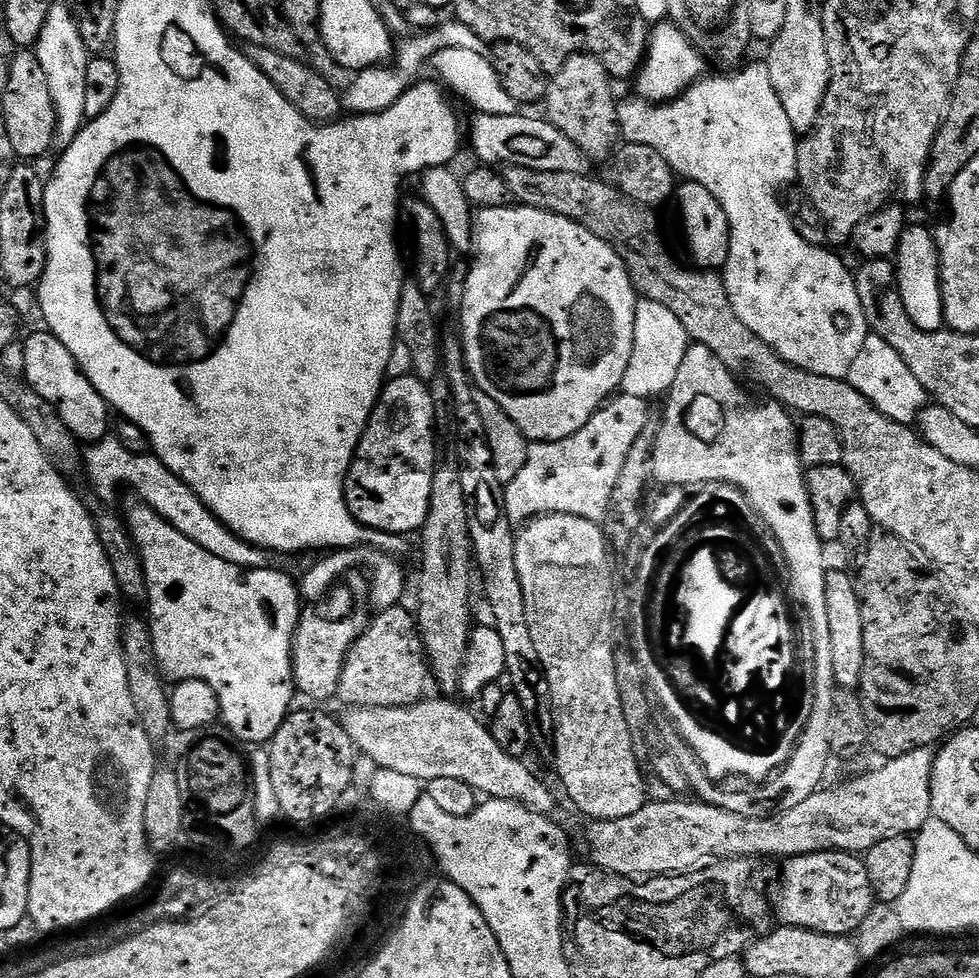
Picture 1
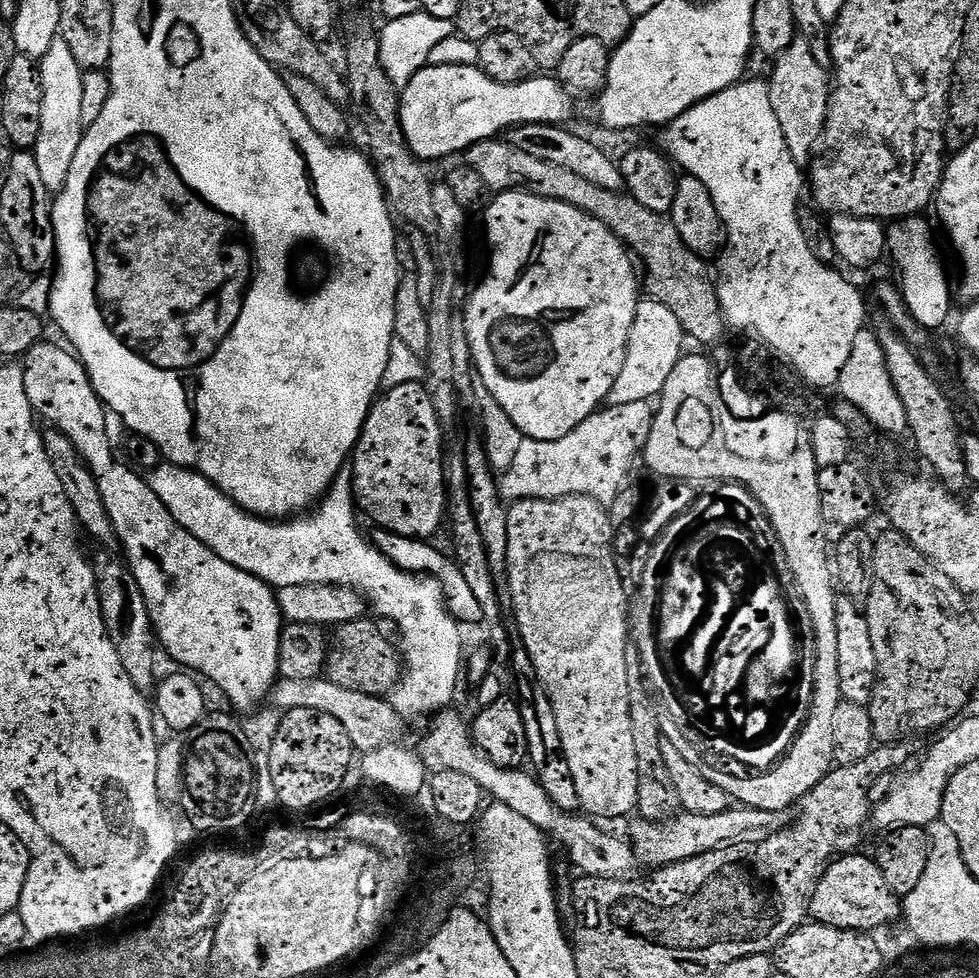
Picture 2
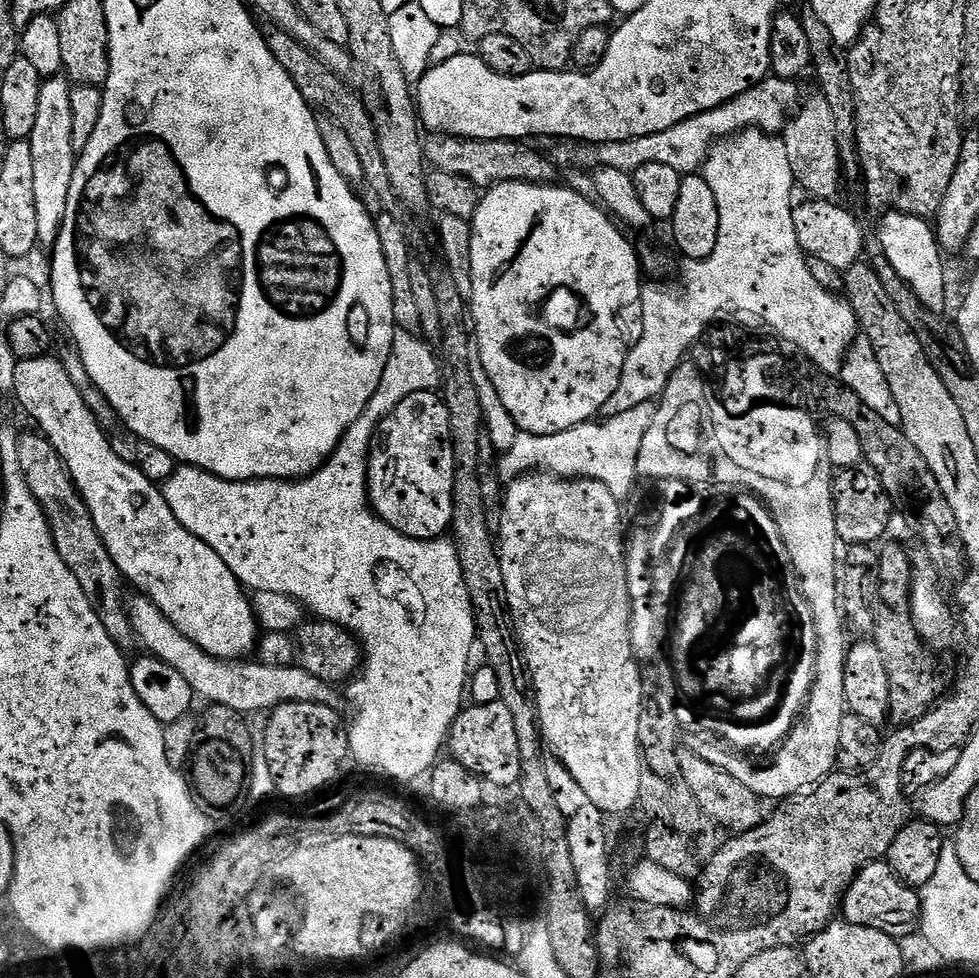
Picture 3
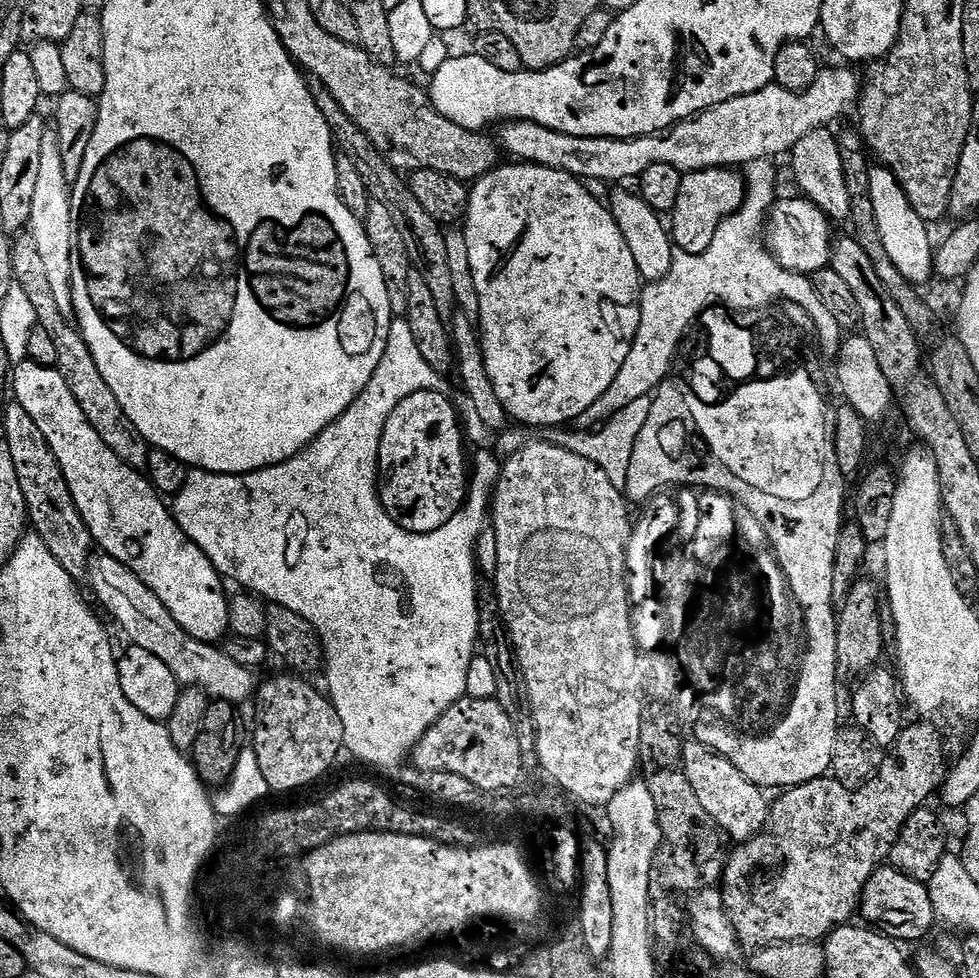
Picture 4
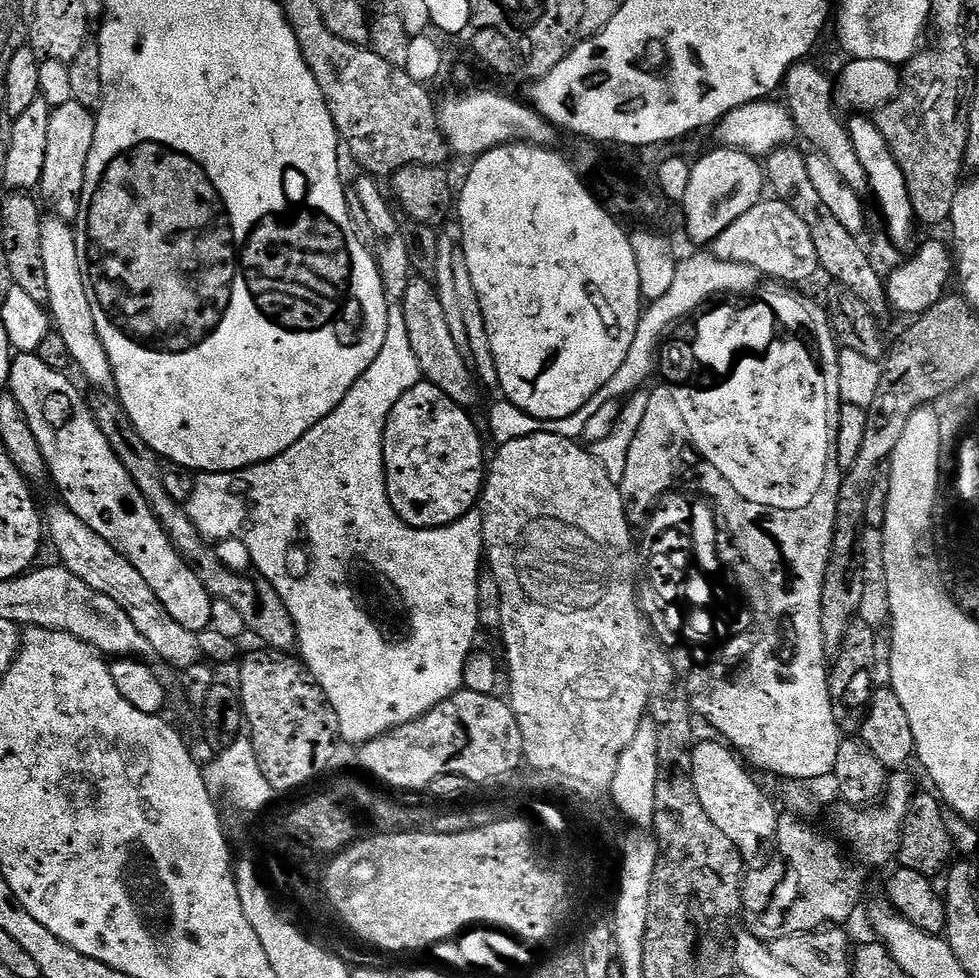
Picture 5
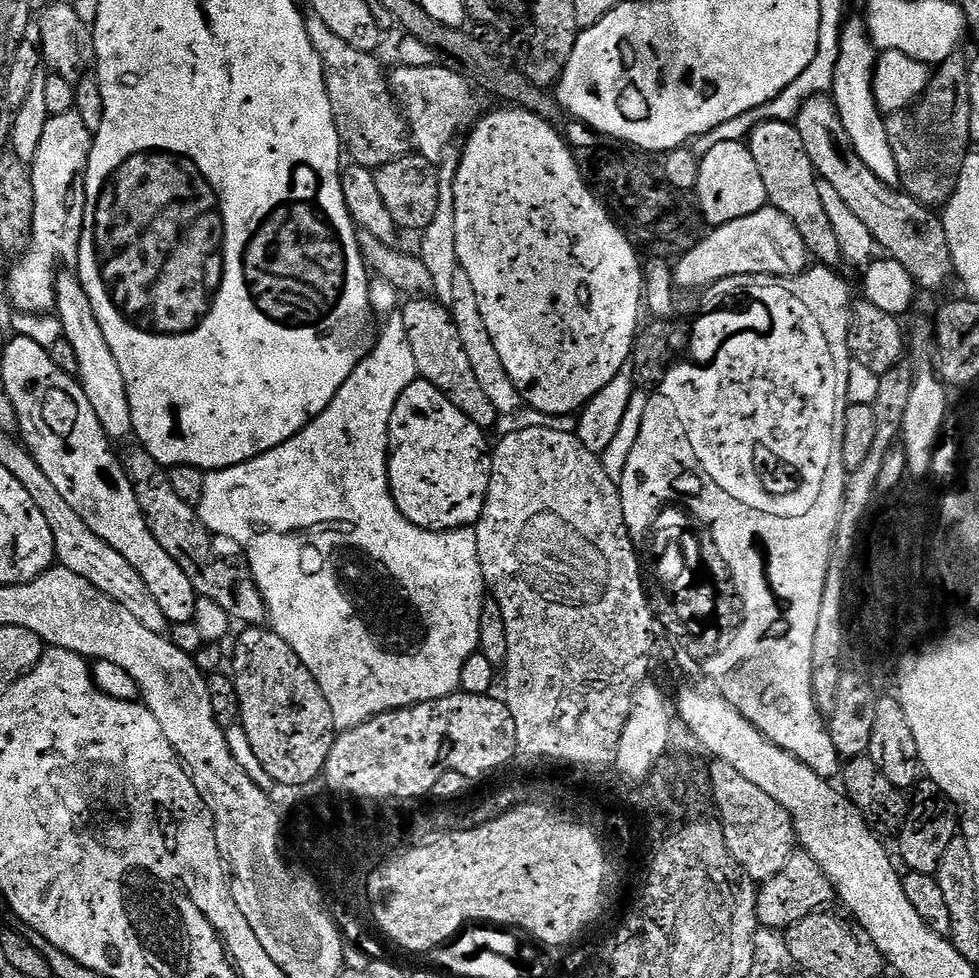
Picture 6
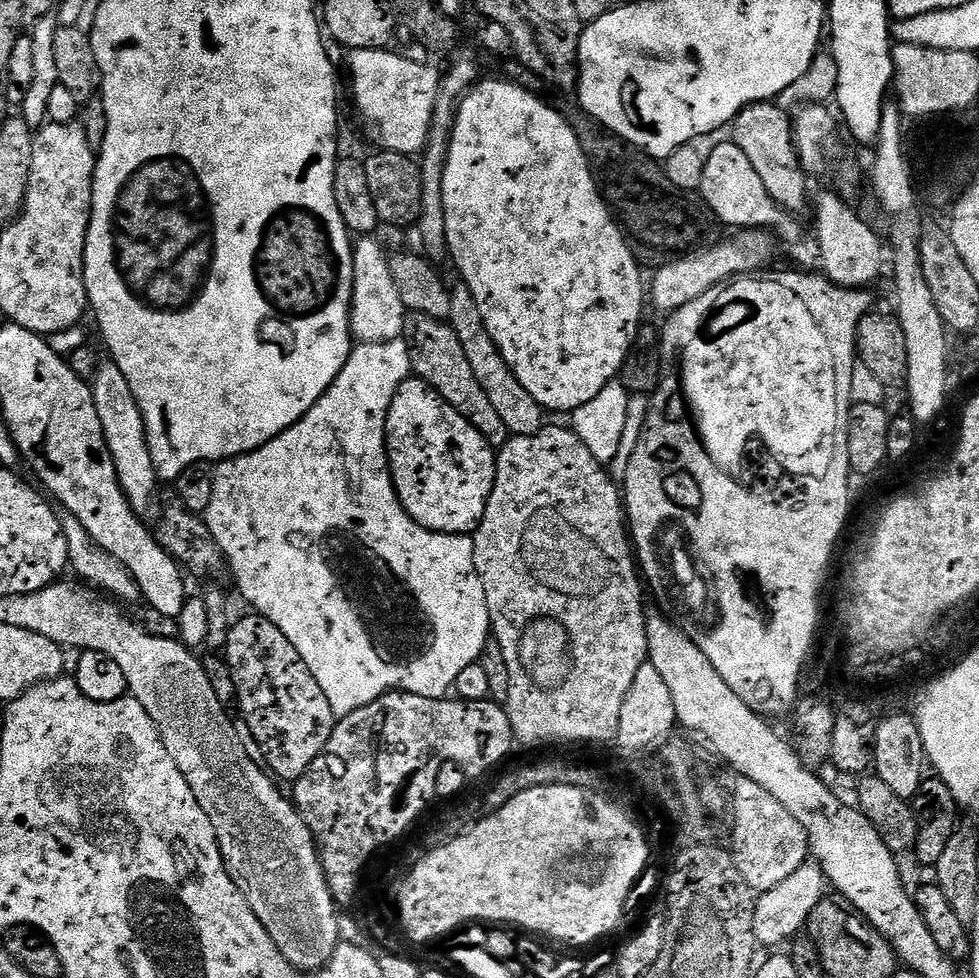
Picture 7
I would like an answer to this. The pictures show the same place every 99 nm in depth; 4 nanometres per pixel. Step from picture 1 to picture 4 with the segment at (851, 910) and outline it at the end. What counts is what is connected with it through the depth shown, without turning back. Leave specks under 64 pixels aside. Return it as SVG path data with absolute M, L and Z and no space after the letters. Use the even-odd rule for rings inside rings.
M891 866L877 868L876 873L870 878L870 882L866 882L858 912L861 917L864 915L864 919L862 920L865 925L879 930L885 936L897 942L905 942L904 940L924 940L931 934L932 927L937 927L938 924L934 902L930 893L928 893L927 883L923 880L910 878Z

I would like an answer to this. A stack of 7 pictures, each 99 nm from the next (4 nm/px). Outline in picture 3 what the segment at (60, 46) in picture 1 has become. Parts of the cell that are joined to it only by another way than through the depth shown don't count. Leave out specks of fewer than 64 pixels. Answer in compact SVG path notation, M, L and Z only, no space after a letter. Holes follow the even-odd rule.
M67 76L47 77L38 94L38 119L30 137L34 153L34 206L38 209L38 238L40 244L52 244L60 236L60 223L70 216L70 186L74 182L77 152L72 142L72 113L70 94L73 85Z

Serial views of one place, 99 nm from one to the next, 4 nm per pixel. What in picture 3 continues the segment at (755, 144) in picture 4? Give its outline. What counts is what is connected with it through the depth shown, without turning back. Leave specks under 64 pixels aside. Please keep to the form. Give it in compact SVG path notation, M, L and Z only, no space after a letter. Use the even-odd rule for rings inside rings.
M769 75L761 84L755 84L746 94L738 94L730 102L709 112L699 112L681 124L670 126L670 130L658 130L658 134L646 134L638 138L630 138L622 142L606 142L605 144L589 144L587 142L560 142L550 156L561 169L564 168L613 168L623 172L634 173L638 166L646 166L646 162L662 162L681 174L696 174L703 169L708 153L716 141L735 136L750 128L759 128L769 134L783 133L801 99L797 85L790 80L783 80Z

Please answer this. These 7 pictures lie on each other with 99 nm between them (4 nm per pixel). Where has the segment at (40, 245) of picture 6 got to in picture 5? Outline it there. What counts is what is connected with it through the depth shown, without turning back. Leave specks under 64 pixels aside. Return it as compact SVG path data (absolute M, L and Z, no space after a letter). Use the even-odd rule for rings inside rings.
M71 100L66 106L58 106L50 114L48 141L46 142L46 166L42 166L39 195L48 199L59 219L75 221L80 213L80 195L86 178L86 162L90 158L90 146L94 146L96 117L93 109Z

